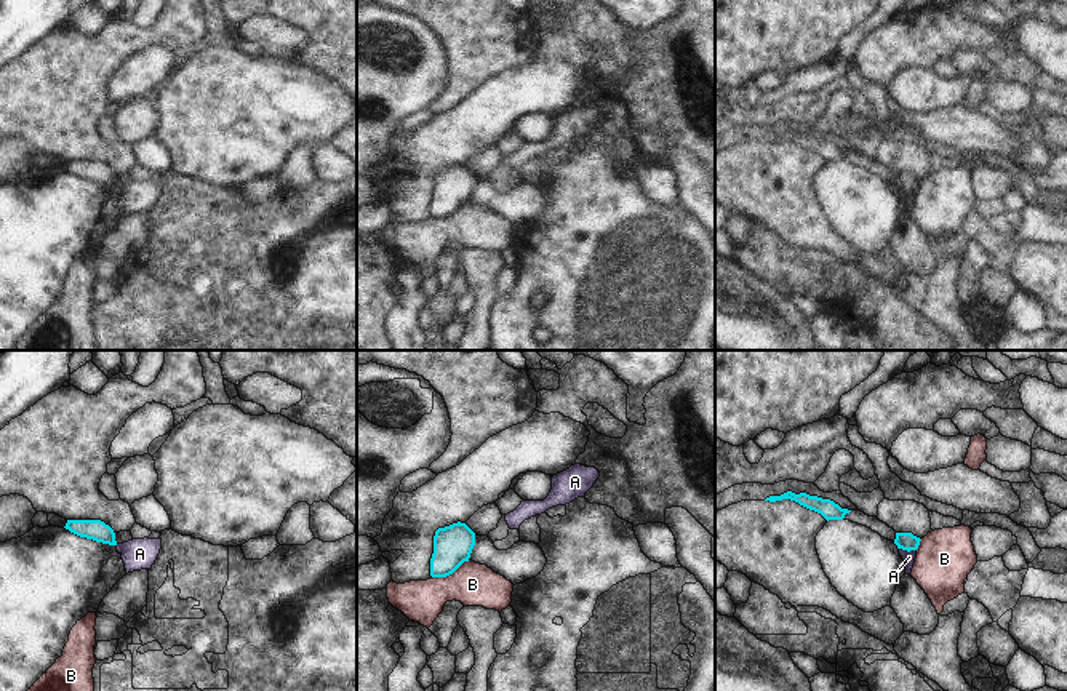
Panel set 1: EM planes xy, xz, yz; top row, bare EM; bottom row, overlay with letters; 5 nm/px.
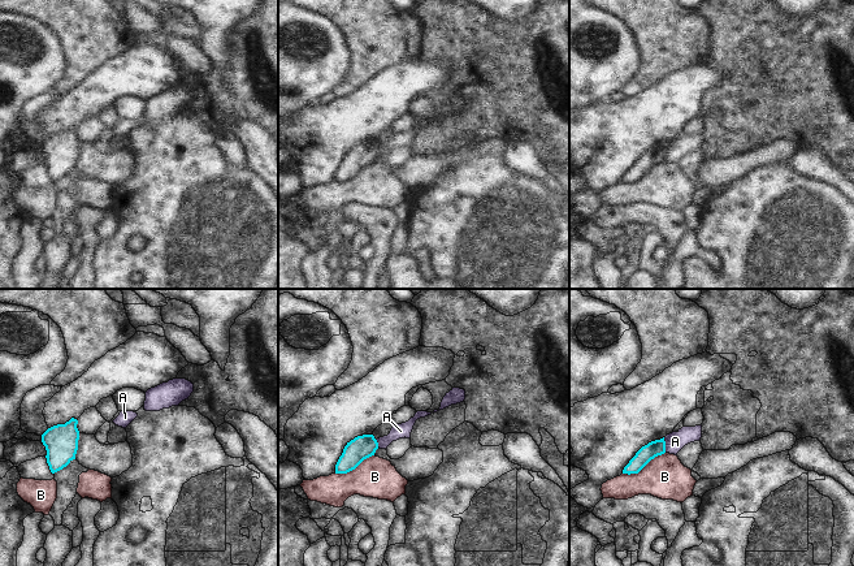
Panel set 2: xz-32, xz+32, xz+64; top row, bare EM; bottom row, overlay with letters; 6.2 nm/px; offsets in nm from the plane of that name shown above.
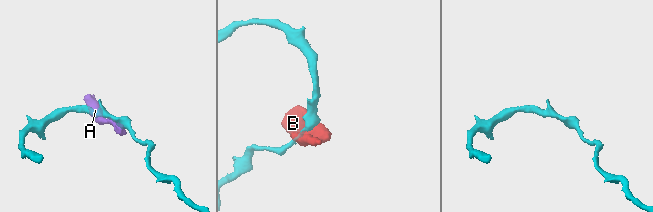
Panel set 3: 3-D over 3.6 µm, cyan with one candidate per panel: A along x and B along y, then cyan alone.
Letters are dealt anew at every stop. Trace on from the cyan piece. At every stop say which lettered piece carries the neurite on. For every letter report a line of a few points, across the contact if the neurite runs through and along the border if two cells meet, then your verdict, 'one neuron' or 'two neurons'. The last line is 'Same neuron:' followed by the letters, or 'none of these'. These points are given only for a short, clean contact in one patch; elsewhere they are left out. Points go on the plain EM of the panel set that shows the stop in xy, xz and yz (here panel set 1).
A: line yz (899, 189), (915, 192); two neurons
B: line xz (469, 202), (464, 202), (445, 218), (432, 219); two neurons
Same neuron: none of these

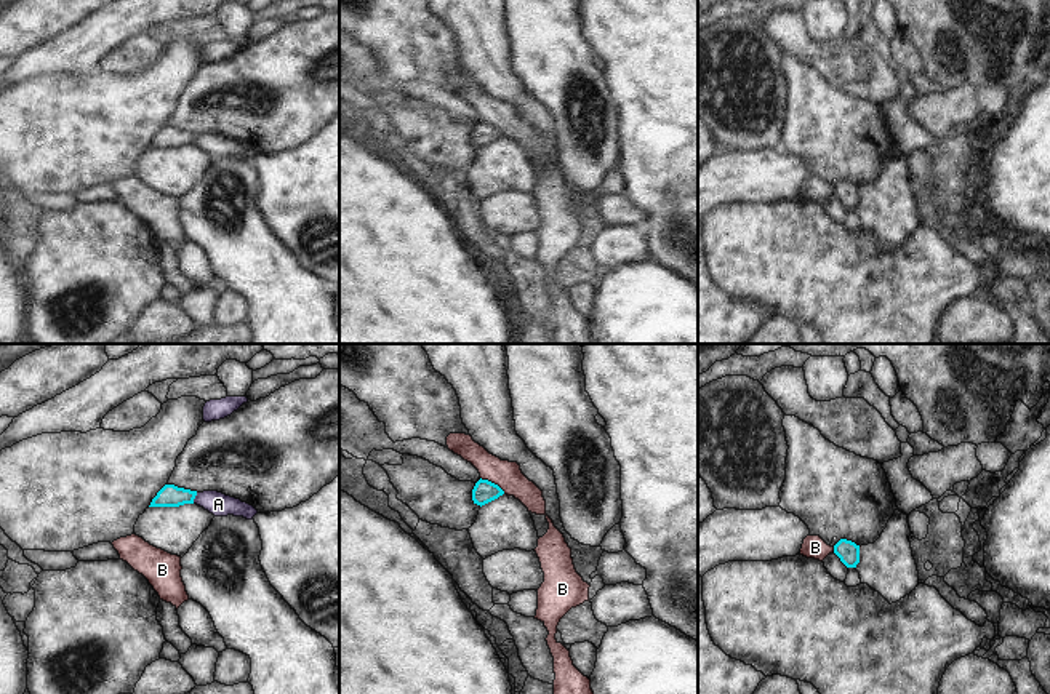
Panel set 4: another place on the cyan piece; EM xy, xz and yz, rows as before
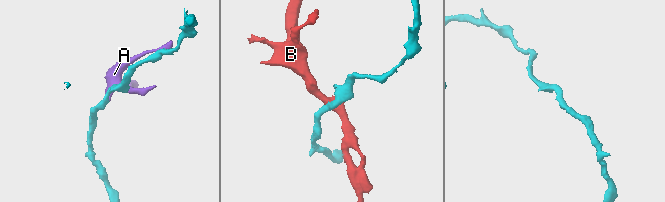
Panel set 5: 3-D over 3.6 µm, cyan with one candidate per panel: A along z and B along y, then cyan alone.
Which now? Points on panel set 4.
A: line xy (197, 135), (192, 144); two neurons
B: line xz (480, 119), (493, 123), (504, 135); two neurons
Same neuron: none of these

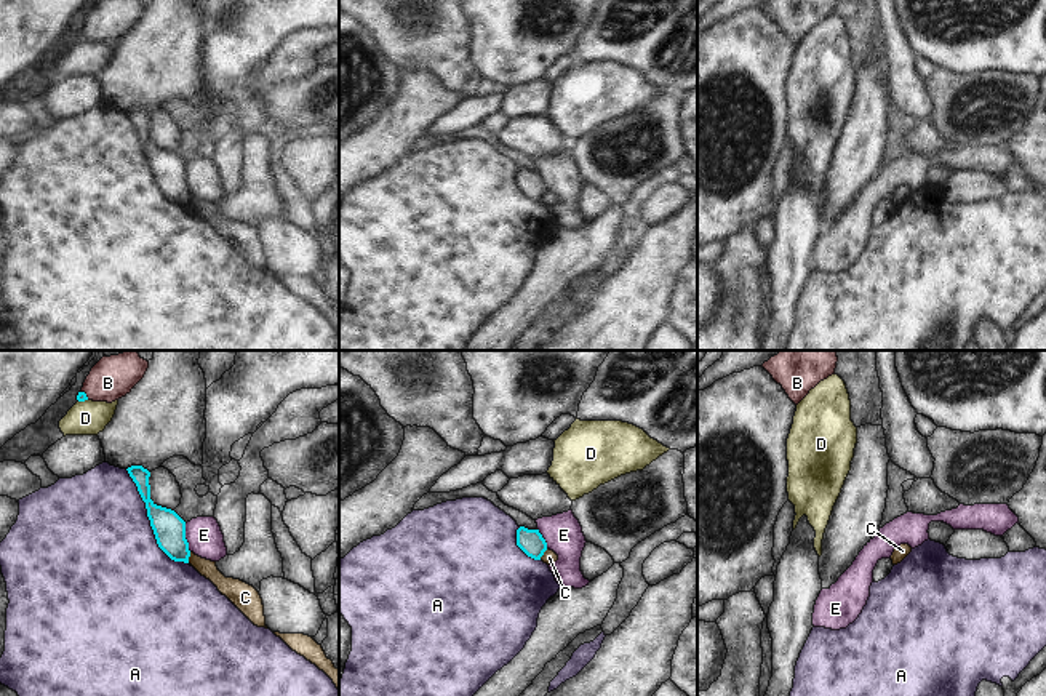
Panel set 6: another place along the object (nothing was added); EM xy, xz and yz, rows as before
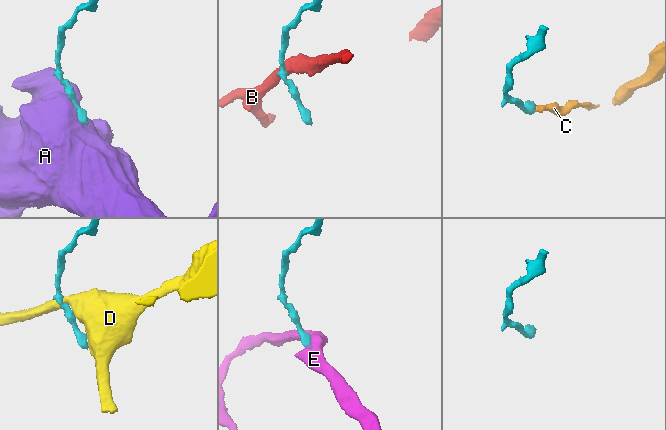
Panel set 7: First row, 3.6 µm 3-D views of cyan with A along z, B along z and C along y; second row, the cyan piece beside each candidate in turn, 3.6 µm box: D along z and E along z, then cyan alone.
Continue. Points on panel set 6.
A: two neurons
B: line xy (82, 32), (88, 40); two neurons
C: line xy (191, 194), (187, 204); two neurons
D: line xy (87, 40), (79, 44); two neurons
E: line xy (184, 165), (184, 180), (191, 192); two neurons
Same neuron: none of these

